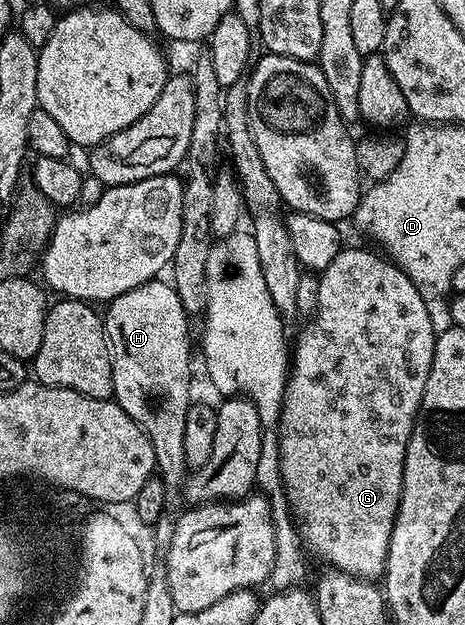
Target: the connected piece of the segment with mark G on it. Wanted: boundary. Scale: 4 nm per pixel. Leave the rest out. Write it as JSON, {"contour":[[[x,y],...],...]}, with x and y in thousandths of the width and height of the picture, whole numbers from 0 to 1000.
{"contour":[[[718,414],[684,442],[686,467],[682,469],[682,494],[673,514],[630,549],[630,566],[622,574],[617,621],[609,635],[609,653],[600,669],[600,736],[604,738],[604,763],[609,782],[617,789],[617,805],[626,822],[639,832],[645,864],[671,890],[680,888],[705,909],[738,914],[770,926],[800,930],[822,928],[824,912],[832,902],[837,859],[845,853],[849,829],[858,819],[862,782],[867,781],[867,752],[871,750],[871,725],[880,712],[884,688],[905,648],[905,635],[914,629],[914,610],[923,603],[923,590],[931,584],[931,558],[938,533],[931,514],[923,514],[918,483],[892,459],[892,451],[847,419],[824,414]]]}

